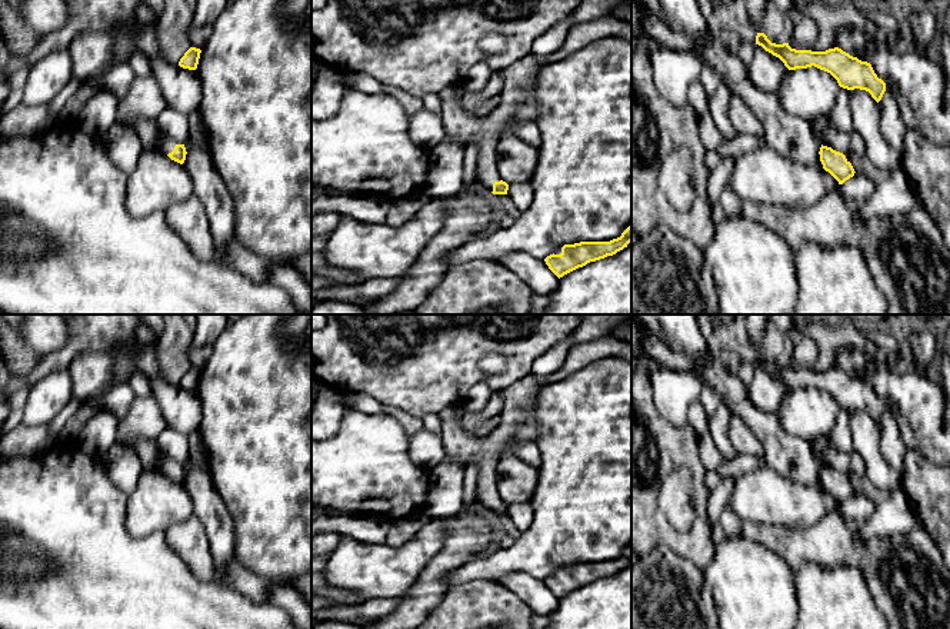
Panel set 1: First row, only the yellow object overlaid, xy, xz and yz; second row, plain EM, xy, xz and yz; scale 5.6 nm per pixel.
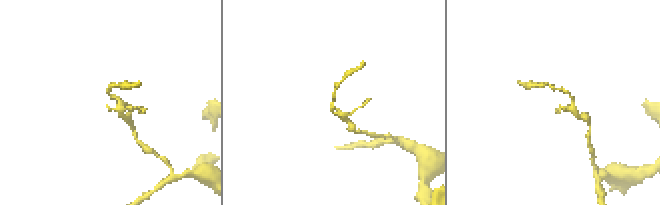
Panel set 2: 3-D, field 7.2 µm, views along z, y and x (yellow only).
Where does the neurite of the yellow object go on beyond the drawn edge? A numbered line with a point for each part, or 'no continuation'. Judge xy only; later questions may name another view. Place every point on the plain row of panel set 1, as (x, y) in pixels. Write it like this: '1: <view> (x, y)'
1: xy (167, 465)

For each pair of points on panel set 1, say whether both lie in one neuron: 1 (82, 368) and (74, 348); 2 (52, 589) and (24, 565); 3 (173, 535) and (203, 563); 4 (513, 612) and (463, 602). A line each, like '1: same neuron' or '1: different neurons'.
1: different neurons
2: different neurons
3: same neuron
4: same neuron

